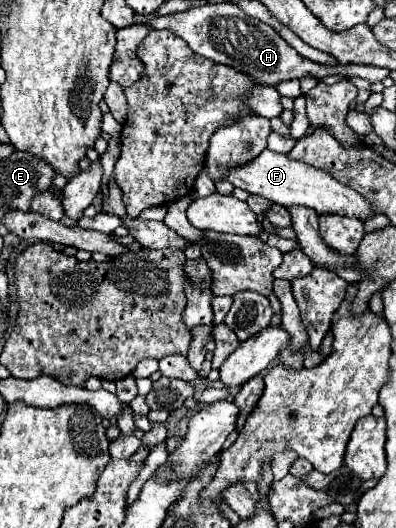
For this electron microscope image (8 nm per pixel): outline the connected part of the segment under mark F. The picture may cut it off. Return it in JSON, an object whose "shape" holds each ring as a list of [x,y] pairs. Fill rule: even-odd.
{"shape":[[[269,148],[263,150],[253,162],[249,162],[249,166],[241,166],[241,170],[233,170],[233,174],[229,174],[227,180],[237,188],[247,190],[249,194],[259,194],[281,206],[301,204],[313,208],[317,214],[343,214],[349,218],[359,218],[363,222],[375,216],[373,206],[353,188],[337,182],[333,176],[329,176],[319,168],[293,160],[285,154],[277,154]]]}

